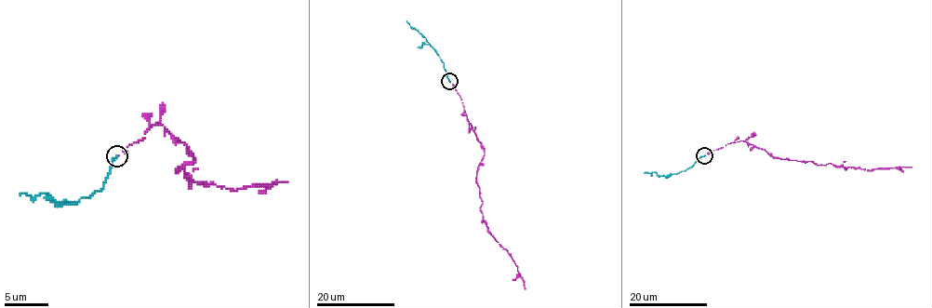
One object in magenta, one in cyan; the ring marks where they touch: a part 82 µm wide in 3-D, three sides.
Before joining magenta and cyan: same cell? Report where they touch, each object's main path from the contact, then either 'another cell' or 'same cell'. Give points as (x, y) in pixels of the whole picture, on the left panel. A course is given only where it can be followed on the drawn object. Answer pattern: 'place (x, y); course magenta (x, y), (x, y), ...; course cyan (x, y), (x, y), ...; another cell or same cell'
place (117, 156); course magenta (116, 155), (145, 138), (158, 123), (182, 142), (195, 160), (178, 168), (197, 184), (234, 191), (287, 181); course cyan (116, 155), (110, 162), (103, 189), (87, 197), (55, 202), (46, 193), (33, 197), (19, 195); same cell

